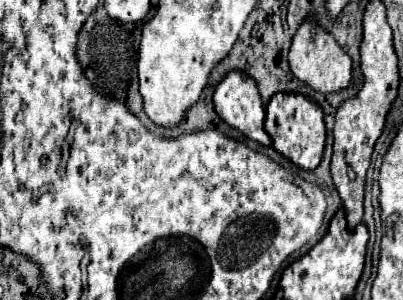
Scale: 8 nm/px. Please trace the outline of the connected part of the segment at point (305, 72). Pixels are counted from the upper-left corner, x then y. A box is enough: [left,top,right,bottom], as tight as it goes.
[290,20,352,94]

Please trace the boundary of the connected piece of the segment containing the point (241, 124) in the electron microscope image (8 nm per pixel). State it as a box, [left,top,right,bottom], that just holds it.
[214,72,272,146]

